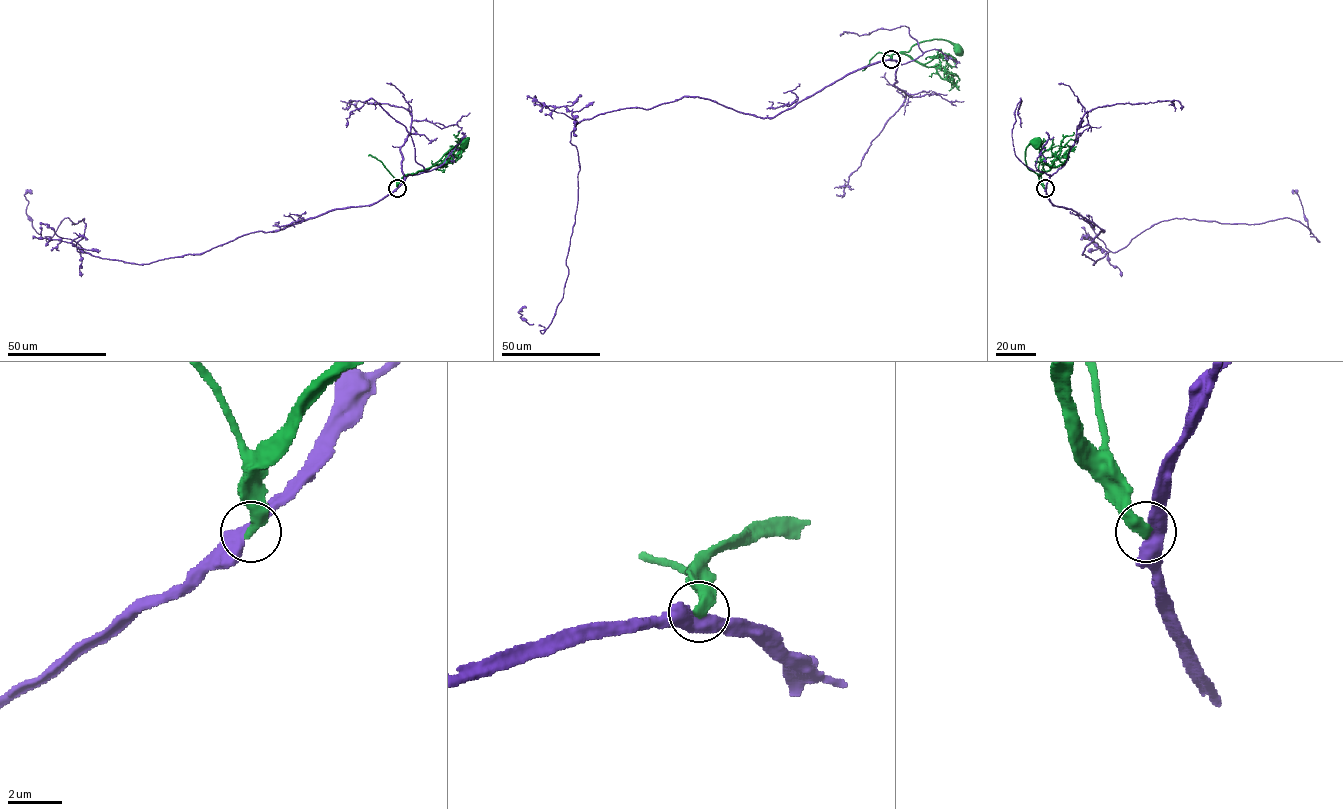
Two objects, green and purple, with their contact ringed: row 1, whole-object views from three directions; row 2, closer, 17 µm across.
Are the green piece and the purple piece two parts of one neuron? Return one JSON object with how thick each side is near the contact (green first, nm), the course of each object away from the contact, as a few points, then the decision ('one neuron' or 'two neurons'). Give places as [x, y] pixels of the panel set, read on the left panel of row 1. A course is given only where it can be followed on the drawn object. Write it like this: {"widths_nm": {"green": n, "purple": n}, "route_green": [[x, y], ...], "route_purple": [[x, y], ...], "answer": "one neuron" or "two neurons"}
{"widths_nm": {"green": 460, "purple": 460}, "route_green": [[397, 188], [404, 176], [430, 167], [450, 150], [465, 143]], "route_purple": [[397, 188], [145, 264], [79, 252], [84, 218], [65, 217], [47, 242], [26, 212], [32, 194]], "answer": "two neurons"}

